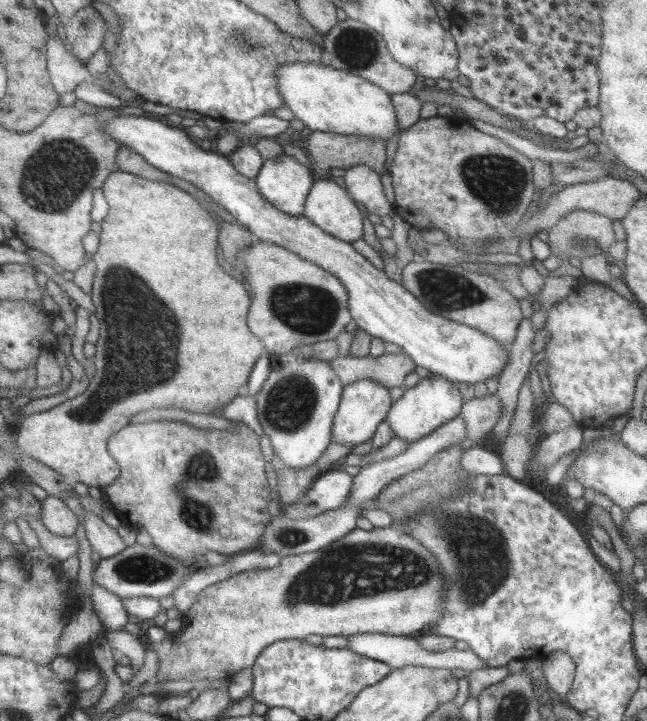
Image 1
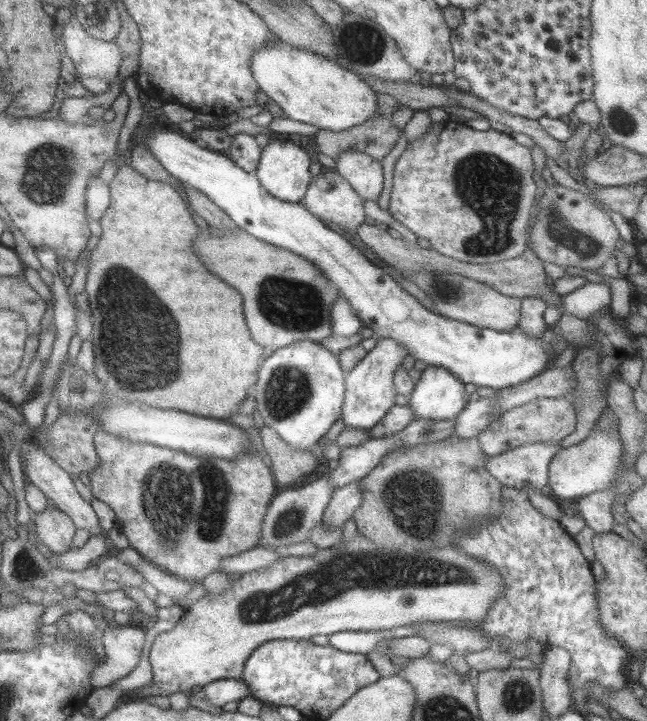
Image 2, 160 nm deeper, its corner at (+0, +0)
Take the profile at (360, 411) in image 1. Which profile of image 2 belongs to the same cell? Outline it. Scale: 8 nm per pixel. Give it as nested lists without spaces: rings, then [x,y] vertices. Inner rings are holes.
[[[378,337],[373,348],[349,372],[344,373],[344,400],[340,417],[345,427],[370,429],[387,414],[395,401],[394,372],[400,368],[407,354],[410,352],[397,341]]]

